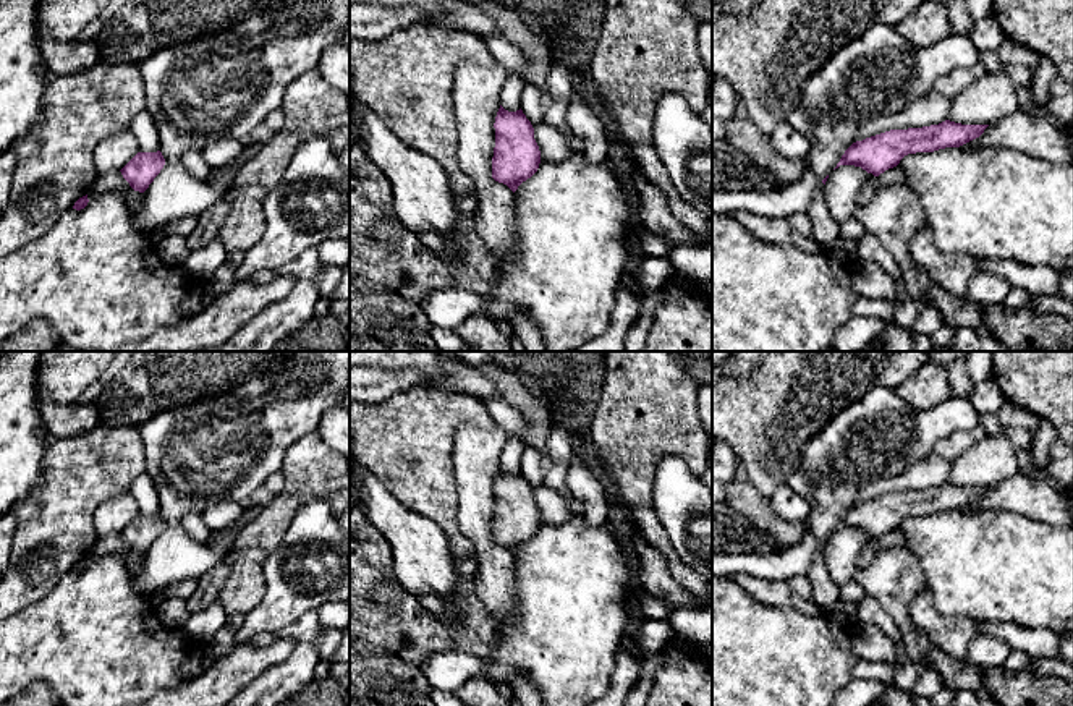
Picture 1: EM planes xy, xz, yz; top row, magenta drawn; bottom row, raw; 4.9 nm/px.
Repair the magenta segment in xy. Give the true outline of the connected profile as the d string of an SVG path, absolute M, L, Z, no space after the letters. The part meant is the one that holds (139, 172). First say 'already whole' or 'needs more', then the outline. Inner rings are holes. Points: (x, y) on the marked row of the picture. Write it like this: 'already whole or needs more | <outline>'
already whole | M160 151L138 152L120 172L134 191L144 193L165 165Z

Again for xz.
already whole | M502 105L494 128L492 178L515 193L523 181L537 172L541 164L534 128L521 108L508 112Z

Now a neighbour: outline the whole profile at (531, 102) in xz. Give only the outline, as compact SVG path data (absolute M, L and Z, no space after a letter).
M526 84L521 94L521 110L531 125L544 121L544 105L539 89L534 84Z

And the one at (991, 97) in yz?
M1003 71L986 73L952 99L947 120L961 125L994 125L1016 110L1016 84Z

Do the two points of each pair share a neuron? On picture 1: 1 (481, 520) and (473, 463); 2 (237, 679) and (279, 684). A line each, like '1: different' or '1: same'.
1: same
2: different

